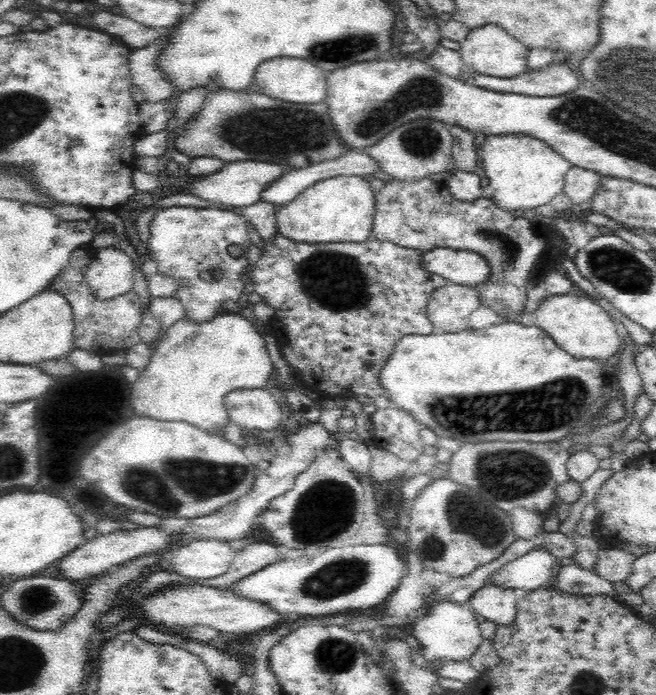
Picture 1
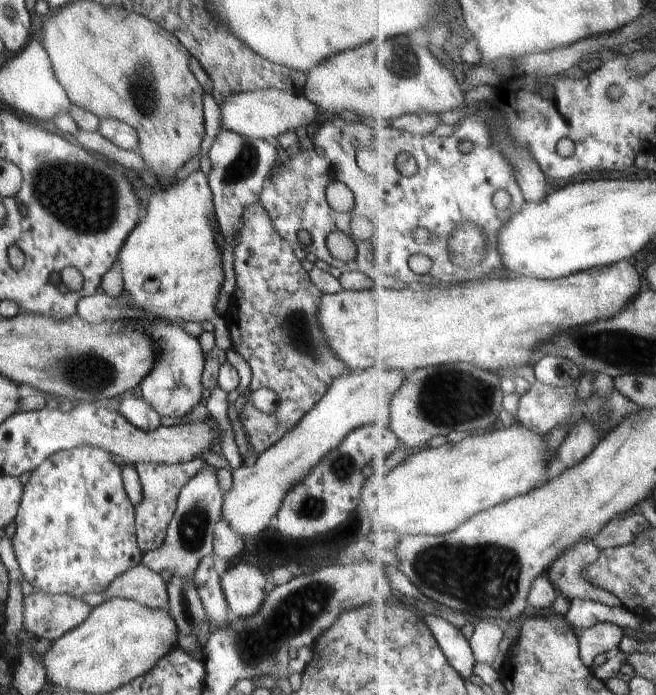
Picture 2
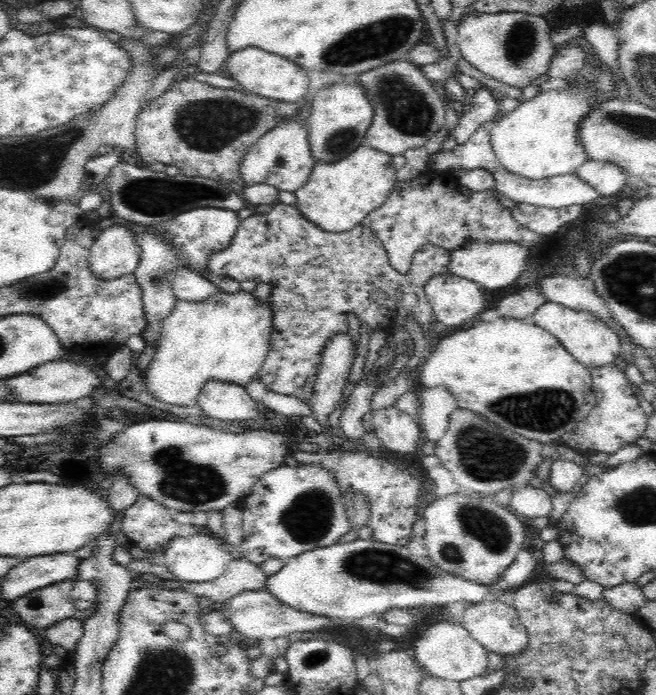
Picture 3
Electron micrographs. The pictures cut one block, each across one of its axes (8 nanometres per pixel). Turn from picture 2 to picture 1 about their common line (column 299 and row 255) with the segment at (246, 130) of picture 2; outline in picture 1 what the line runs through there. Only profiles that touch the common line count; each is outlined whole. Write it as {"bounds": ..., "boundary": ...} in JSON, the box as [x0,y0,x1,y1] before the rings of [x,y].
{"bounds":[85,247,134,299],"boundary":[[[116,247],[95,250],[85,277],[96,298],[109,299],[132,290],[134,262]]]}

